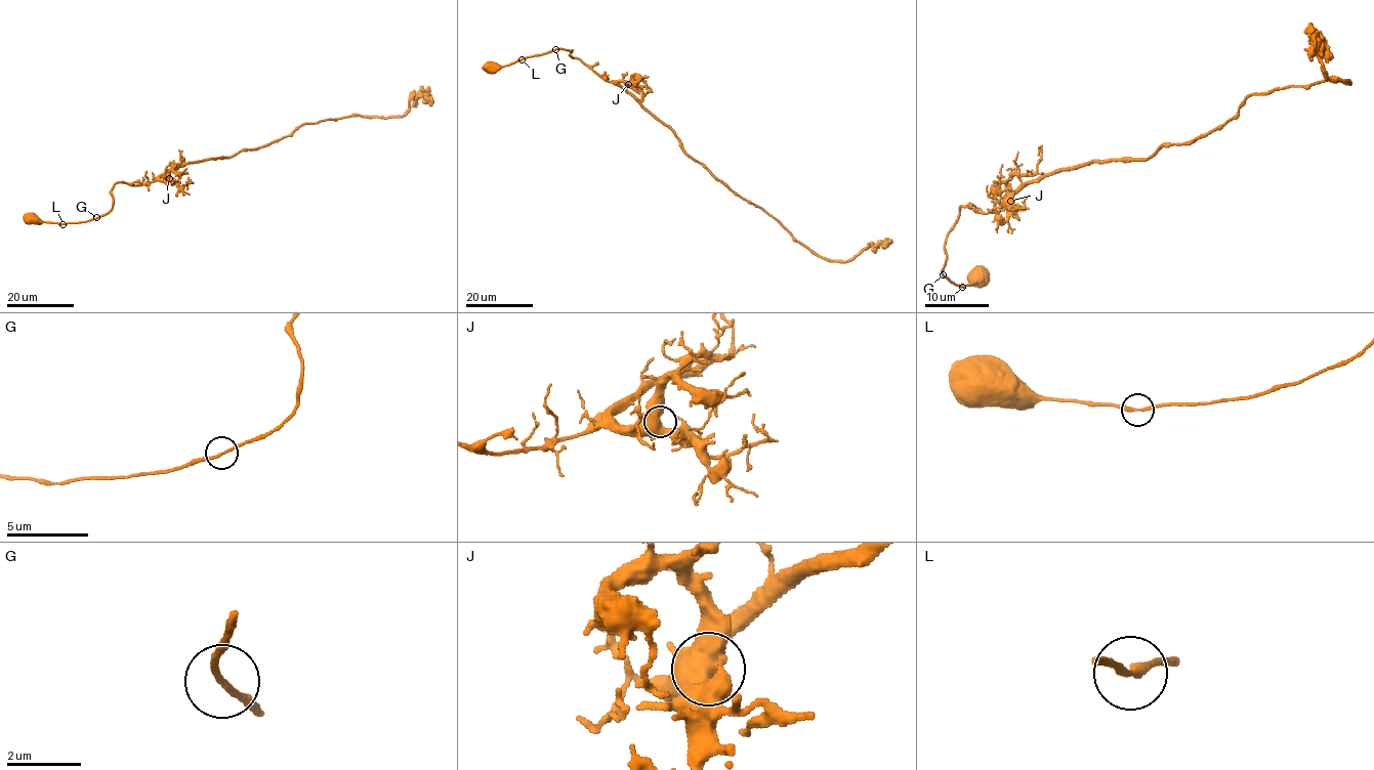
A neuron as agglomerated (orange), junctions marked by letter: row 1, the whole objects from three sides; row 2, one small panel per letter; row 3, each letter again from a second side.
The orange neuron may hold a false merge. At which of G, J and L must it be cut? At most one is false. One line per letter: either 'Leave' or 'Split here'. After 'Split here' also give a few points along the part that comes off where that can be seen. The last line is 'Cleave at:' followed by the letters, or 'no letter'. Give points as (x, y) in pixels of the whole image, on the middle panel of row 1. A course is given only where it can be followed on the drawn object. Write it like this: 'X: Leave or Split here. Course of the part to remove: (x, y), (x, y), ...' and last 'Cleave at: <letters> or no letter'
G: Leave
J: Leave
L: Leave
Cleave at: no letter

